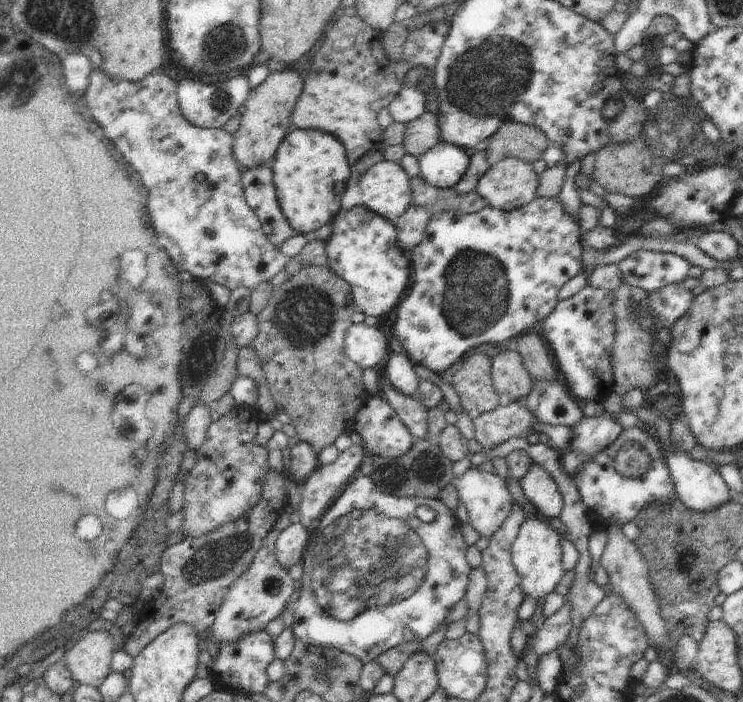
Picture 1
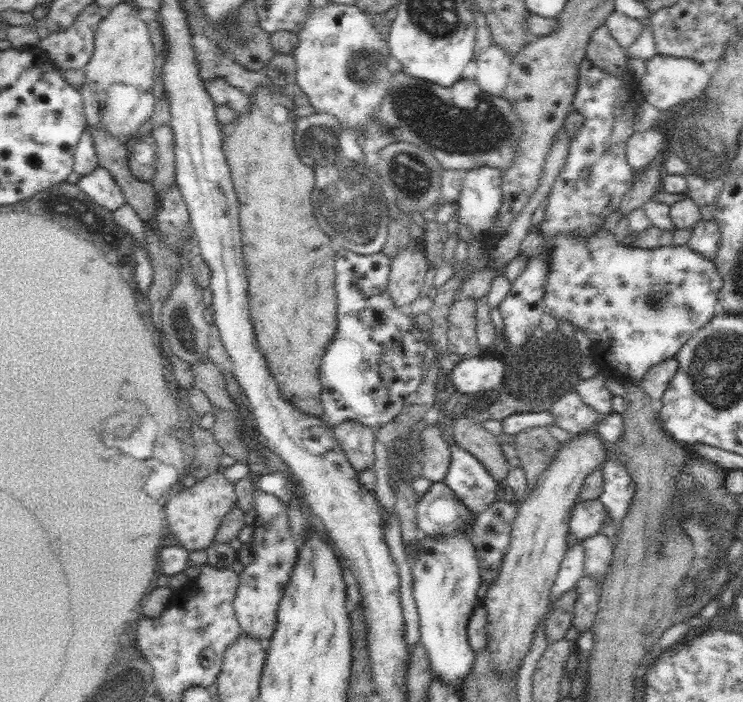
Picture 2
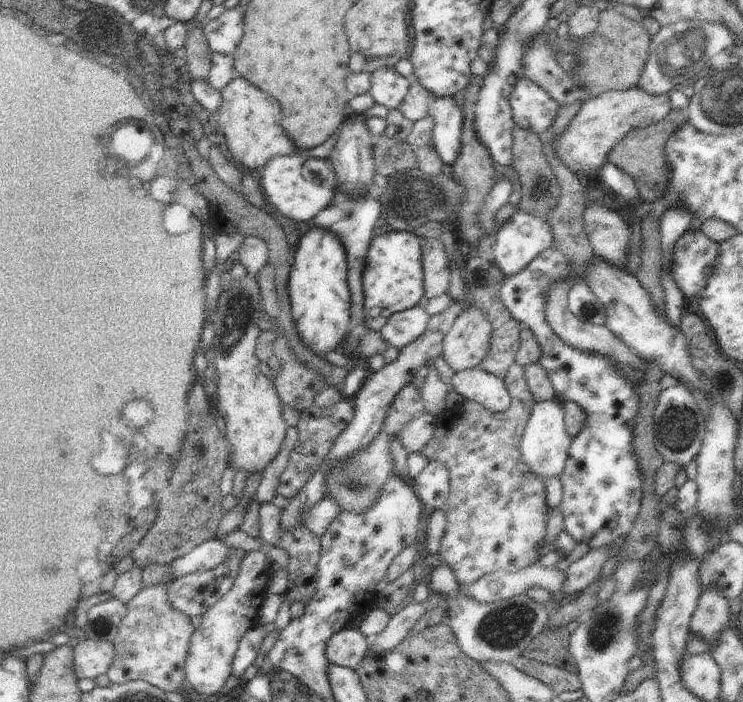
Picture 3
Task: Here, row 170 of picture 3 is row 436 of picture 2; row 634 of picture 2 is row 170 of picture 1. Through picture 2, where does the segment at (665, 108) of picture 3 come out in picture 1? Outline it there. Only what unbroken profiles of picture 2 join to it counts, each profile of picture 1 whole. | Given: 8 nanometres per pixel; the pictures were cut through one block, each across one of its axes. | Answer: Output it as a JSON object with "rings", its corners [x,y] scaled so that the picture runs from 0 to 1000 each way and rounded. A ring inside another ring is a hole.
{"rings":[[[681,224],[658,236],[651,251],[643,258],[641,274],[655,288],[657,293],[688,301],[701,298],[719,285],[724,261],[725,248],[719,242],[717,232],[705,231],[694,224]]]}

